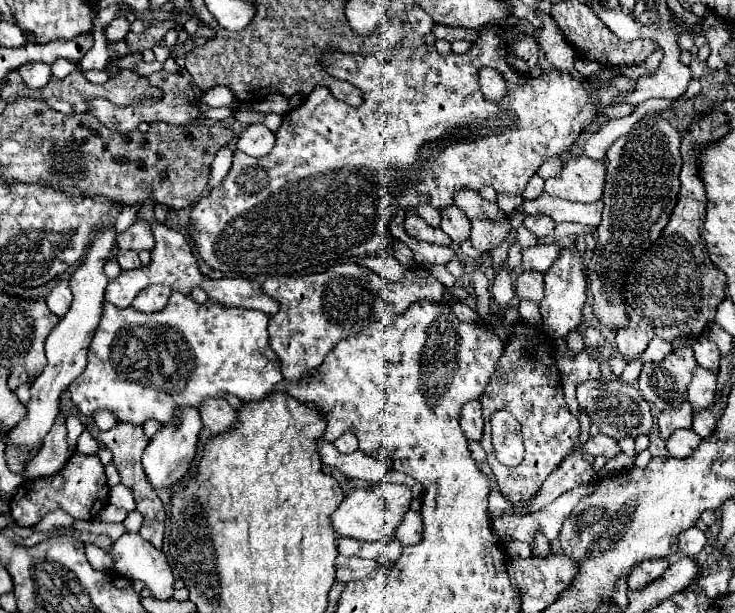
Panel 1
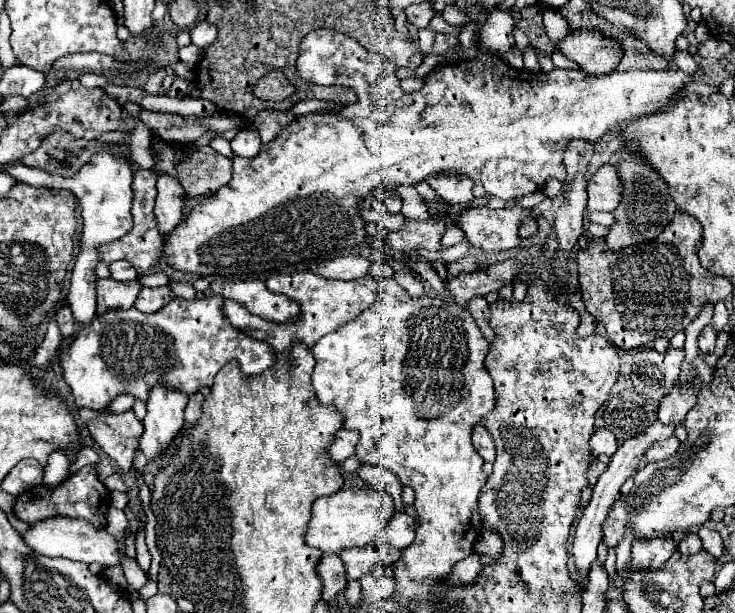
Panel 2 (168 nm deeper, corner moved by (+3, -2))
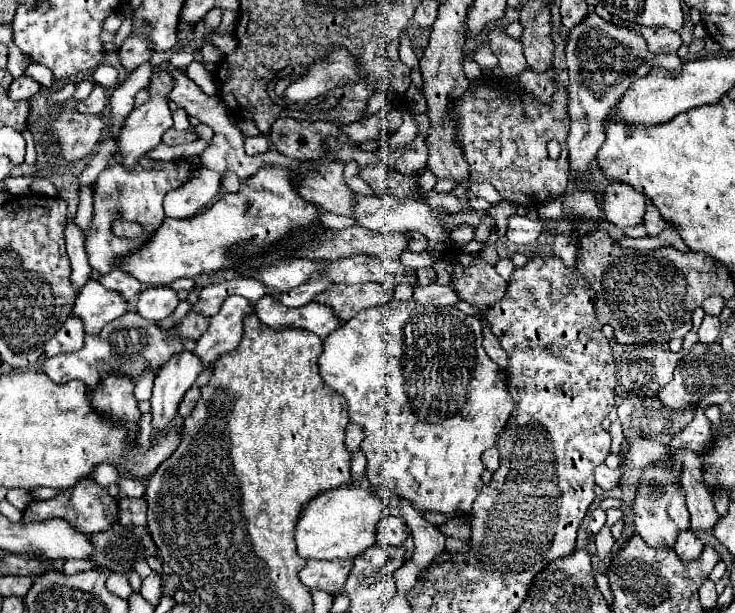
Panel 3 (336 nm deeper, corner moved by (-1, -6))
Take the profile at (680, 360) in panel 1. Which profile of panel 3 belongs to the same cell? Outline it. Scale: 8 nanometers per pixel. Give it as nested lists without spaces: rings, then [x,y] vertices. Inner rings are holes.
[[[688,332],[684,338],[684,346],[678,354],[666,352],[654,346],[622,346],[612,340],[614,360],[618,362],[618,380],[628,392],[634,392],[636,396],[658,396],[658,390],[672,382],[672,374],[678,366],[678,362],[692,350],[692,346],[698,342],[696,332]]]

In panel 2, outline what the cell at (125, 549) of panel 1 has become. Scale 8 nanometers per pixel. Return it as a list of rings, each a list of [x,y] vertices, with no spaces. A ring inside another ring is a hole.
[[[66,516],[46,518],[42,522],[32,524],[22,534],[22,540],[26,542],[26,546],[32,548],[32,552],[48,556],[48,558],[68,558],[68,560],[80,560],[86,564],[98,562],[102,566],[118,566],[120,564],[118,542],[114,540],[114,536],[110,536],[104,528],[98,530],[98,528],[90,526],[90,522],[78,520],[78,518],[66,518]],[[92,534],[98,534],[98,536],[92,540]]]

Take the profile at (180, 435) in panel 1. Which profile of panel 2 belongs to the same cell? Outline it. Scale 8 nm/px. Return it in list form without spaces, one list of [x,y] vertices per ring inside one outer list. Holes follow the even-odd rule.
[[[154,386],[154,390],[150,390],[148,414],[142,420],[144,434],[140,438],[140,450],[148,460],[156,460],[182,430],[186,402],[186,394],[166,390],[166,386]]]

